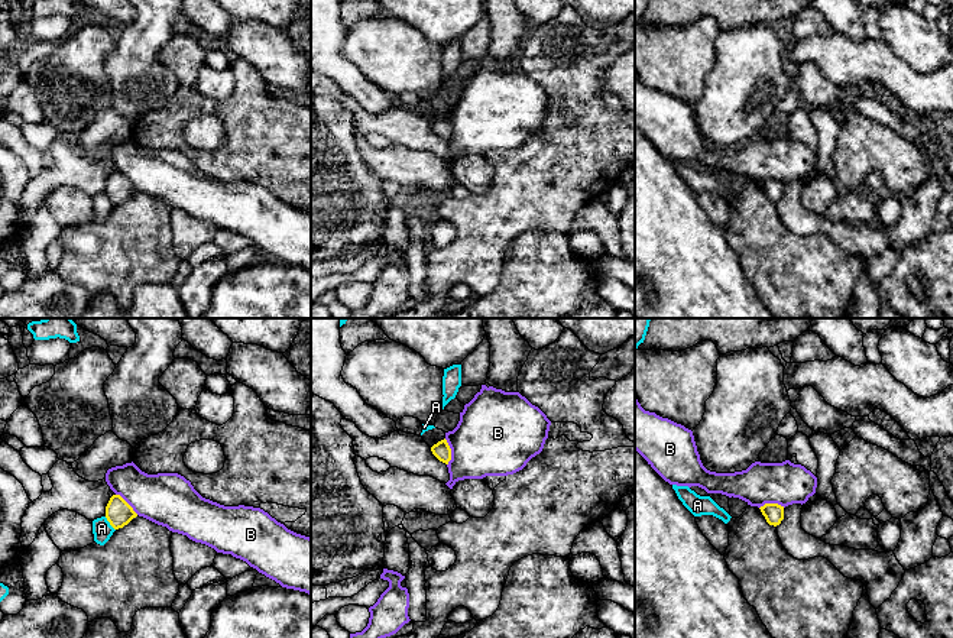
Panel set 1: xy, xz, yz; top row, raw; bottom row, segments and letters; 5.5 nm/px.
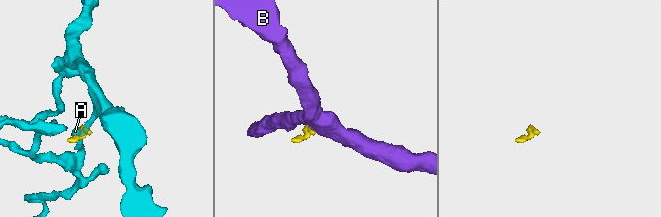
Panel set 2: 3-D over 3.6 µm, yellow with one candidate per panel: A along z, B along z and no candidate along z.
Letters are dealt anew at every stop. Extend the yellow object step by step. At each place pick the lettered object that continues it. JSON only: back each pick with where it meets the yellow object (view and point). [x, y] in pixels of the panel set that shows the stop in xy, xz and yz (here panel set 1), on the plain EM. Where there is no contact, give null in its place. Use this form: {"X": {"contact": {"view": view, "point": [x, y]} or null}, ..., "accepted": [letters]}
{"accepted": []}

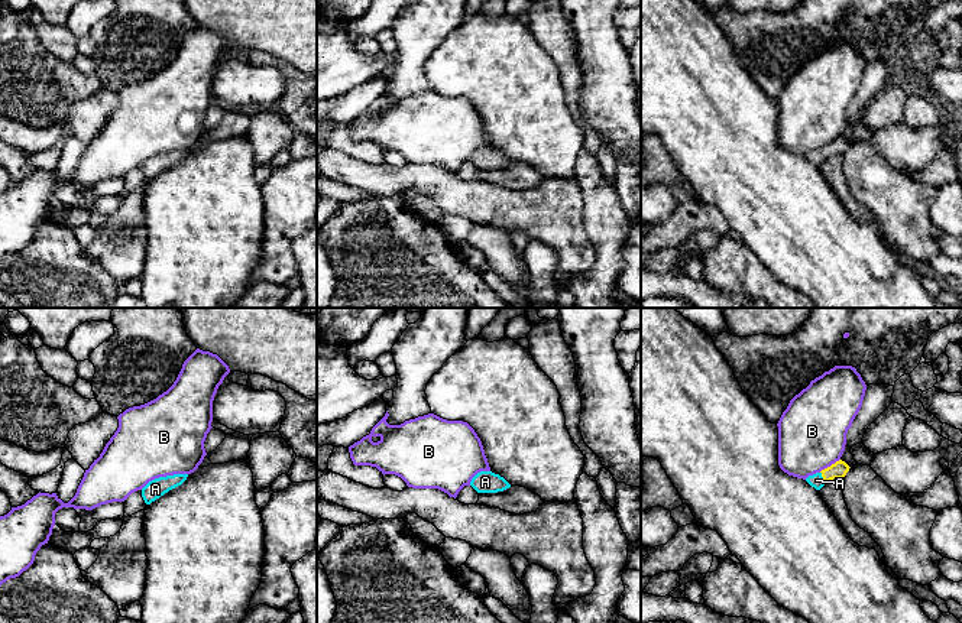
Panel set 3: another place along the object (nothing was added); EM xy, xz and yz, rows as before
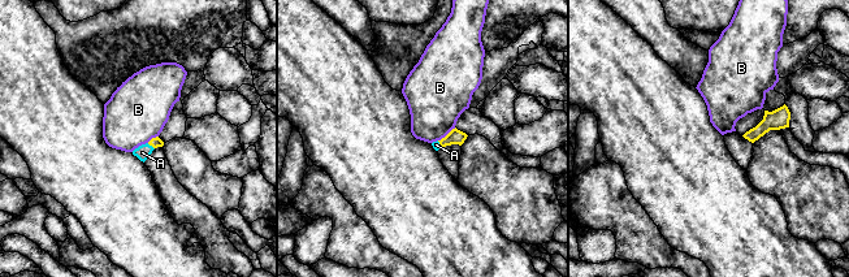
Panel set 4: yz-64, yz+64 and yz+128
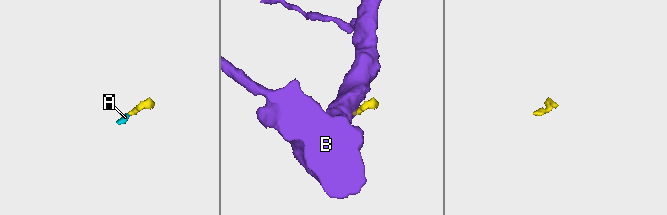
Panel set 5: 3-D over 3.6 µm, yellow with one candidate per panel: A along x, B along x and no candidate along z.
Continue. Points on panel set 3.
{"A": {"contact": {"view": "yz", "point": [822, 152]}}, "accepted": ["A"]}

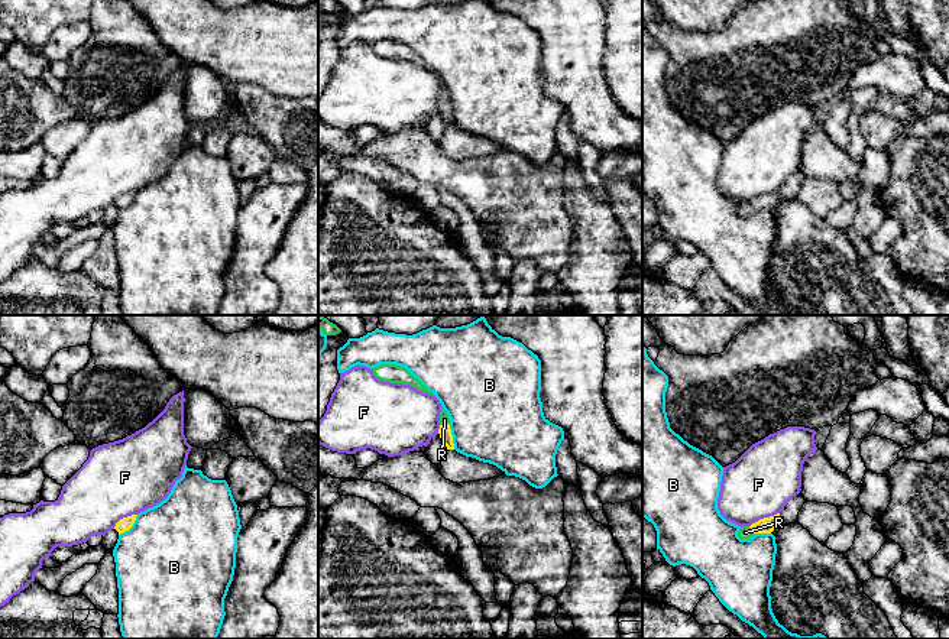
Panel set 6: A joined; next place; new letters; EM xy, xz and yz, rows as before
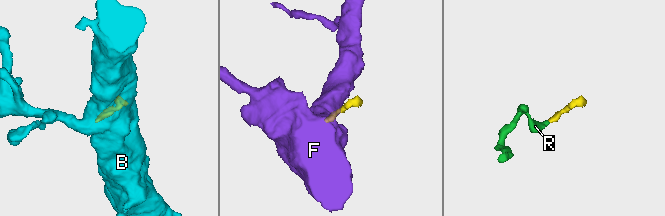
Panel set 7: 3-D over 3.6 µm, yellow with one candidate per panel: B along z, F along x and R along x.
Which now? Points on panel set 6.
{"R": {"contact": {"view": "xz", "point": [443, 101]}}, "accepted": ["R"]}

